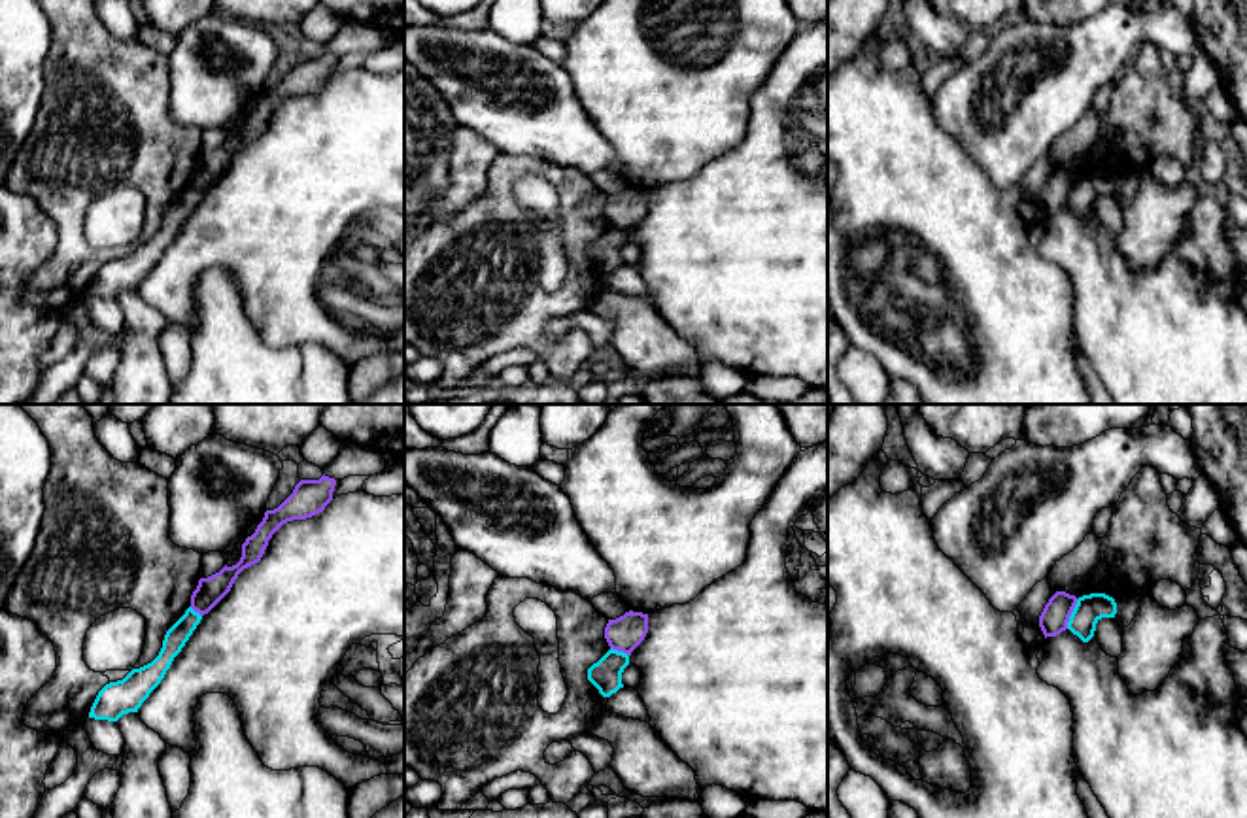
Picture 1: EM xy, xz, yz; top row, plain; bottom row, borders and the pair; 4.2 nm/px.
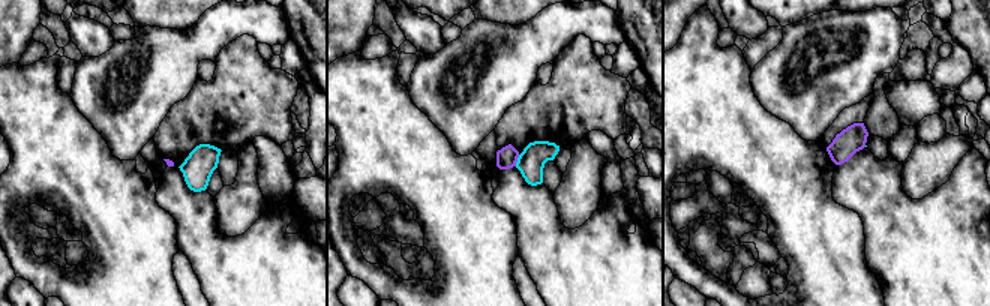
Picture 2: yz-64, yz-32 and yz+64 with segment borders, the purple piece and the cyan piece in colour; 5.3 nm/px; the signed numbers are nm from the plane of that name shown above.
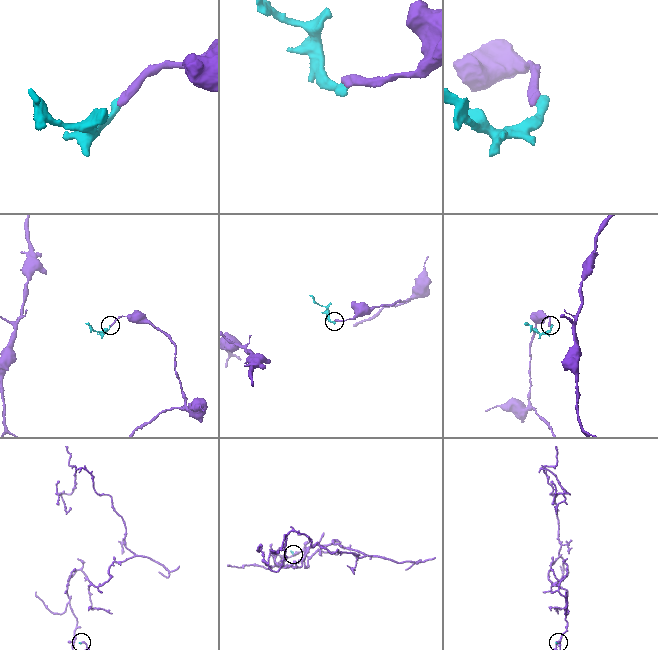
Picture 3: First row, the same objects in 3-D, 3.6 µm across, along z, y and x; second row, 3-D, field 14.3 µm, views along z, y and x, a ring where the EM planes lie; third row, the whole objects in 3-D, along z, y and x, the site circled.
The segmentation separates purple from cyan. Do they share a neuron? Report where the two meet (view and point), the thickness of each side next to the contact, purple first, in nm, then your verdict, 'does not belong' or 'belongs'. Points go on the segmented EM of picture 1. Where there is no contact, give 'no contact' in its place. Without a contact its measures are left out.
meets purple in yz at (1070, 614); 120 nm thick on the purple side, 120 nm on the other; does not belong

